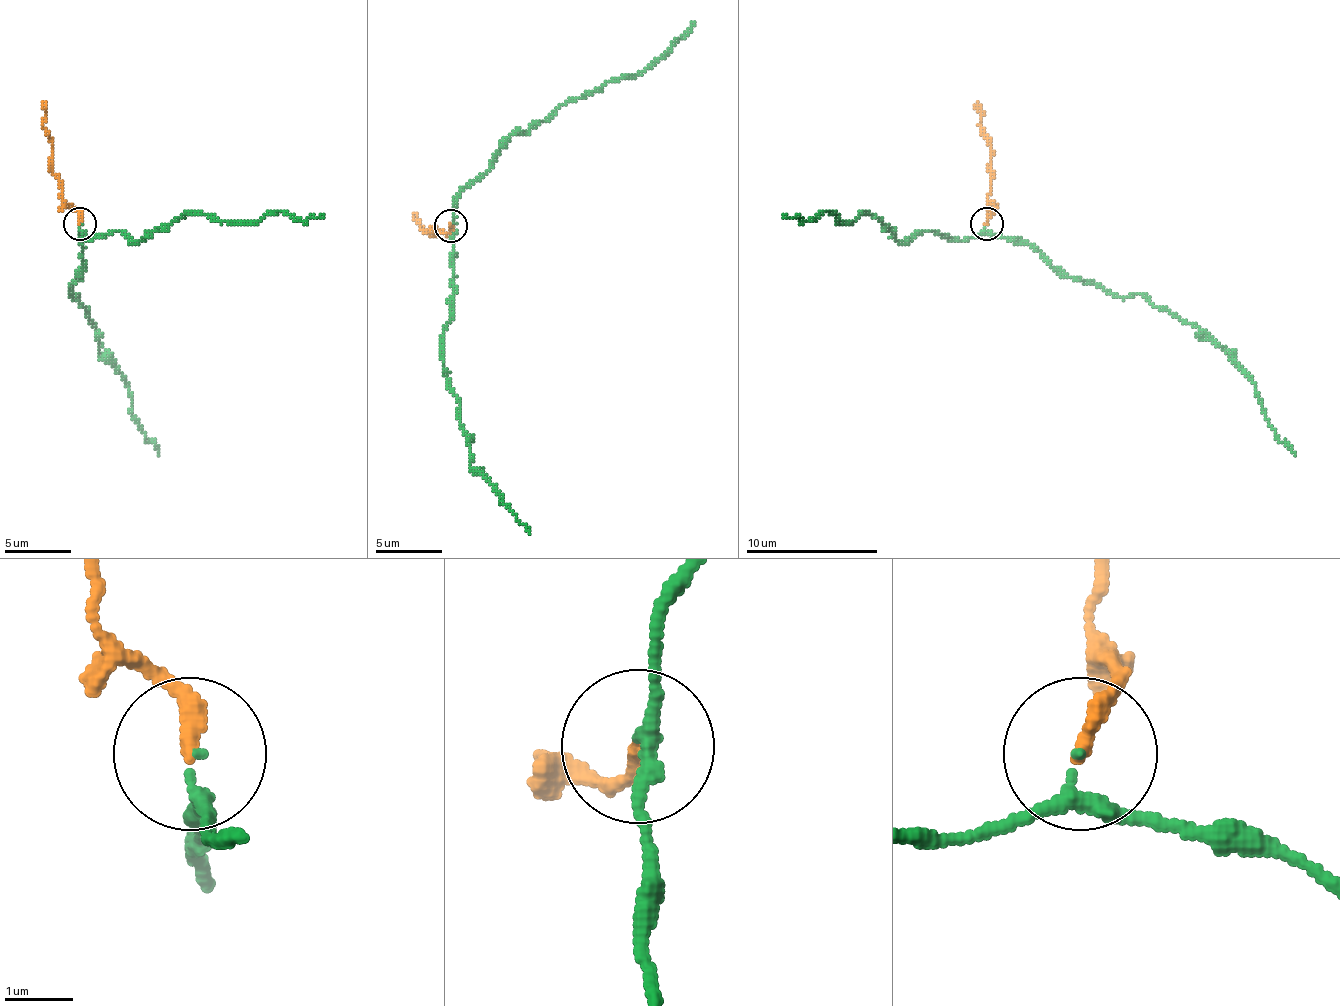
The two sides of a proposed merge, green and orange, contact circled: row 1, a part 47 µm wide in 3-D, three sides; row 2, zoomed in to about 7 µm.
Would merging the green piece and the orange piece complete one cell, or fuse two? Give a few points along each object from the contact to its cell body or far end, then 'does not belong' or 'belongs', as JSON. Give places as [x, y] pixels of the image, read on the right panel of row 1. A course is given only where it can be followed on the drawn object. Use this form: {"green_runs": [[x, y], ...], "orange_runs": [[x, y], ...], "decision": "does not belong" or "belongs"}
{"green_runs": [[984, 224], [1027, 241], [1070, 277], [1120, 297], [1143, 293], [1199, 326], [1255, 386], [1268, 425], [1295, 455]], "orange_runs": [[987, 224], [994, 211], [987, 198], [991, 138], [981, 125], [978, 102]], "decision": "belongs"}

